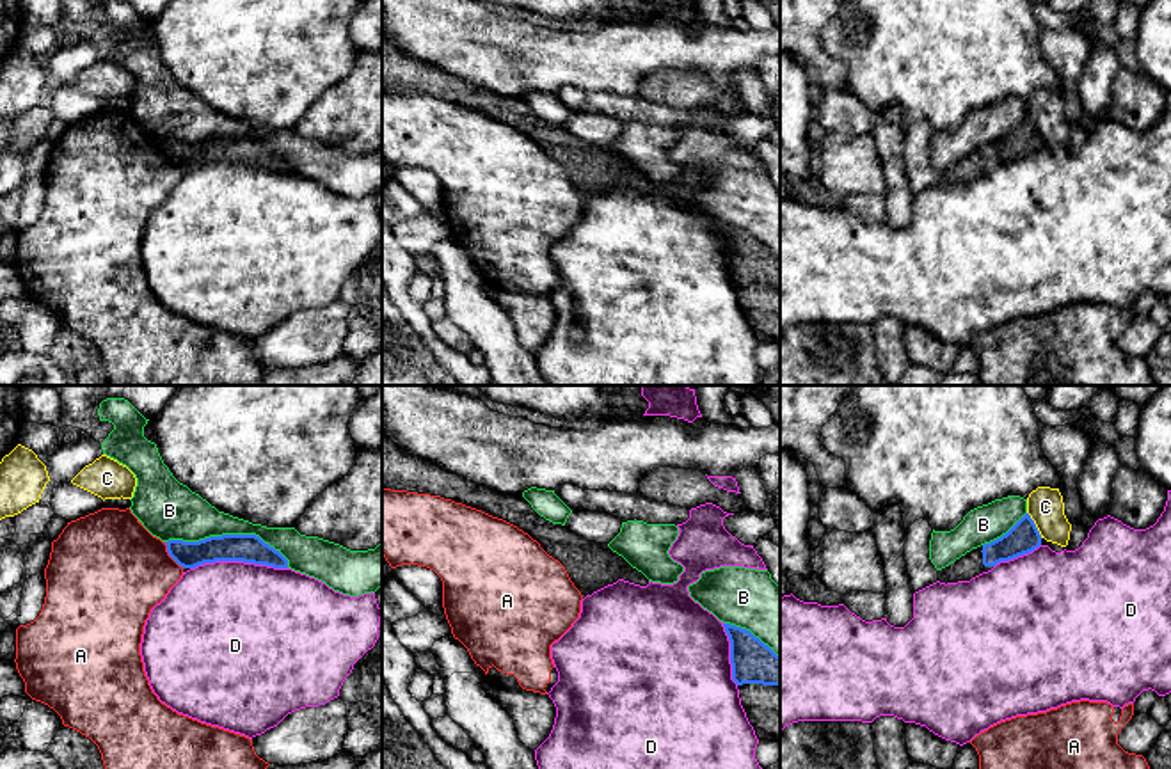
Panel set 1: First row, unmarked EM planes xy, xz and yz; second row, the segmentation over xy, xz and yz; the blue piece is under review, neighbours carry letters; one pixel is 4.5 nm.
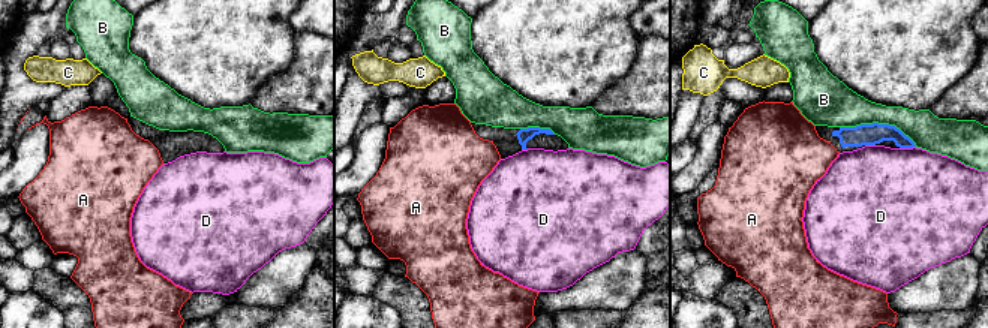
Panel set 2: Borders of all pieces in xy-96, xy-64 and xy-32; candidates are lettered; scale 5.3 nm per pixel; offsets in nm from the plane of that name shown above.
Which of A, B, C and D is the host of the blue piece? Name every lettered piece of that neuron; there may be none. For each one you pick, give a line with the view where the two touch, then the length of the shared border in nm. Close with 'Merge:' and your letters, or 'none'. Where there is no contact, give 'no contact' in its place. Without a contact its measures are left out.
Merge: none

